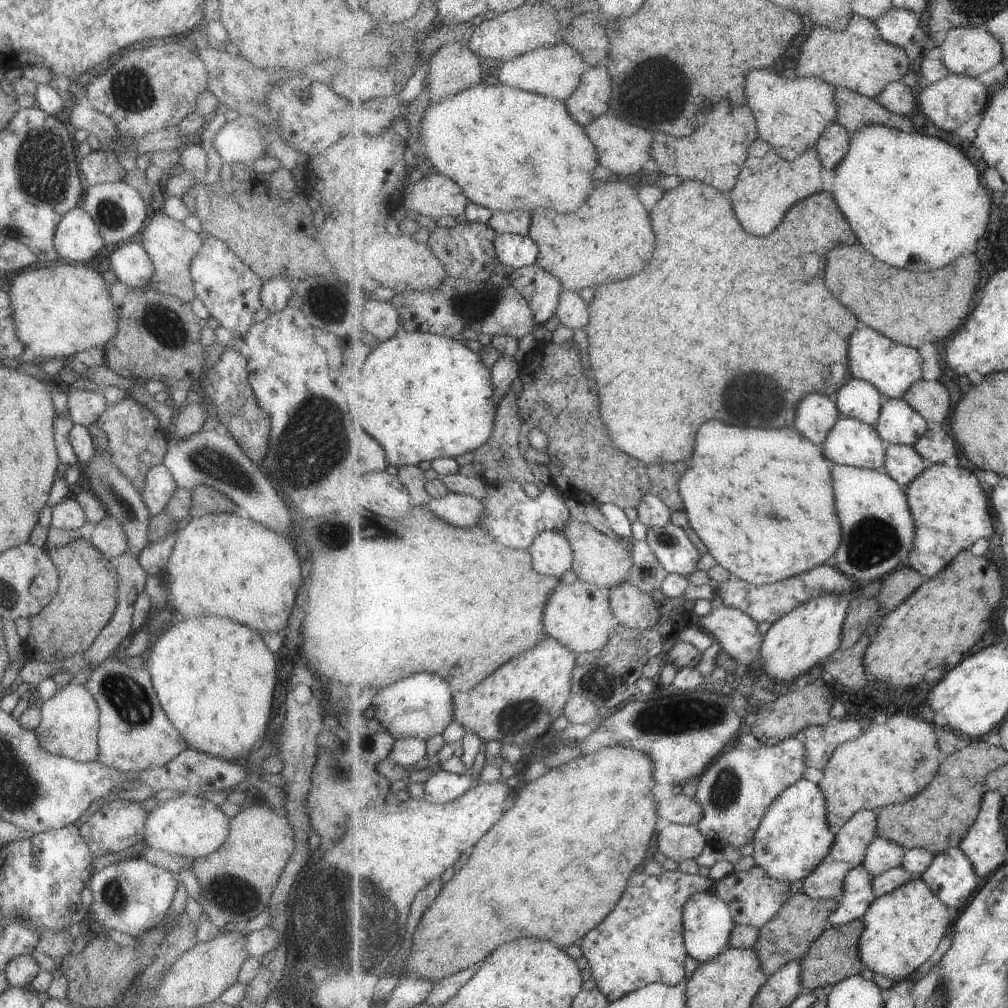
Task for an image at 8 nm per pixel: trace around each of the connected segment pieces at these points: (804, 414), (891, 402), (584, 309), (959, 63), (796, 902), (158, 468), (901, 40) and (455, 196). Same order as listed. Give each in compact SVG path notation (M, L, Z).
M819 393L809 394L797 406L794 427L805 438L822 446L833 430L835 422L839 422L841 415L838 403L834 398Z
M887 399L875 425L891 445L915 446L927 434L927 419L905 399Z
M563 289L559 296L557 317L566 327L584 329L591 320L591 310L589 304L577 292Z
M952 28L939 48L943 64L958 75L976 77L1003 62L1003 46L987 28Z
M802 890L791 896L777 916L760 928L759 940L755 943L754 949L759 954L764 973L770 977L790 962L802 962L811 945L831 927L829 917L837 908L838 899L814 899Z
M162 463L149 467L145 473L145 484L141 488L140 496L150 516L155 516L165 510L175 490L177 486L173 482L173 477Z
M894 6L893 10L885 12L881 18L872 21L889 44L905 48L913 42L913 32L920 27L921 19L922 16L907 10L907 8Z
M431 170L419 182L404 187L398 204L436 221L441 216L457 218L467 210L469 201L458 182Z

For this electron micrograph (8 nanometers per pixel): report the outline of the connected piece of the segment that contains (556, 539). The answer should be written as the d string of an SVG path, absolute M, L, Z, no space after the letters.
M562 529L545 530L539 534L530 552L535 570L543 576L560 578L573 566L574 550Z

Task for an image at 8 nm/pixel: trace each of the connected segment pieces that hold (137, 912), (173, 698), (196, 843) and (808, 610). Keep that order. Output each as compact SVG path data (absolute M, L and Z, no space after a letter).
M141 855L133 856L130 860L115 861L99 871L95 870L87 884L92 894L88 906L93 921L92 930L104 933L103 926L135 937L157 926L165 918L175 893L176 881L174 874L145 861Z
M220 616L178 617L168 625L167 629L153 636L144 655L146 657L144 668L151 674L153 690L156 692L159 704L169 722L173 724L173 728L181 734L181 738L185 740L189 748L199 750L199 752L209 754L209 756L217 756L217 758L237 762L243 760L245 754L251 750L253 742L257 742L265 734L267 718L269 718L269 710L271 710L273 700L273 686L275 686L275 656L267 648L265 642L261 640L260 633L256 630L251 630L247 626L241 626L233 620L221 618Z
M166 794L162 803L147 814L144 842L147 848L158 848L186 859L197 859L216 851L228 835L228 818L218 806L191 795Z
M823 594L815 600L797 606L795 610L772 623L764 634L761 648L763 669L775 682L799 681L799 676L813 668L815 664L823 664L841 649L843 642L843 625L845 624L850 600L837 594Z

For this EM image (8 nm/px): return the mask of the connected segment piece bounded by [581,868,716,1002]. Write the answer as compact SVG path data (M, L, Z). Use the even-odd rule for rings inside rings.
M679 869L663 871L659 876L649 876L645 870L635 871L627 885L626 893L618 902L615 910L582 939L582 950L592 969L591 978L596 987L607 996L607 1000L615 1002L631 992L653 983L675 986L686 978L687 959L689 957L685 942L683 908L687 900L697 892L715 890L716 880L699 874L686 874Z

